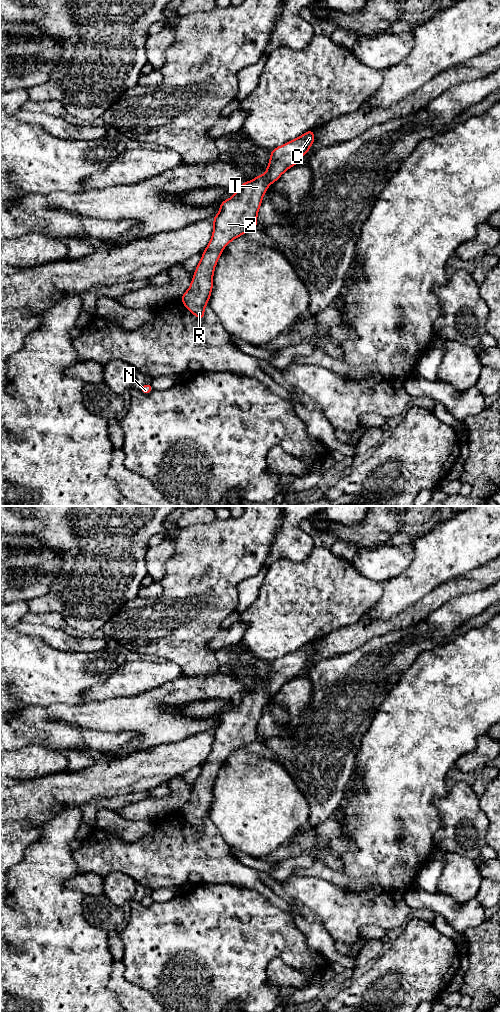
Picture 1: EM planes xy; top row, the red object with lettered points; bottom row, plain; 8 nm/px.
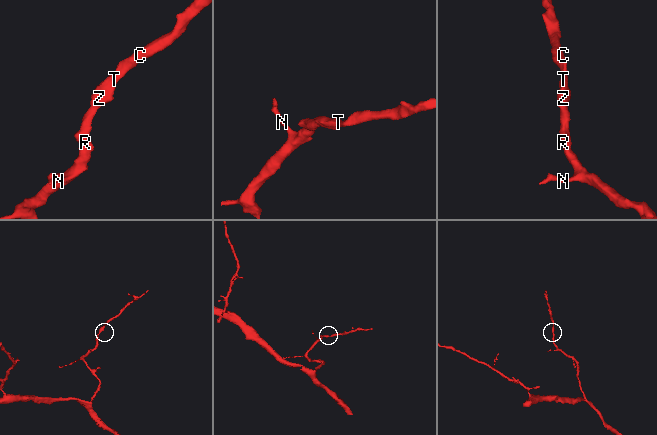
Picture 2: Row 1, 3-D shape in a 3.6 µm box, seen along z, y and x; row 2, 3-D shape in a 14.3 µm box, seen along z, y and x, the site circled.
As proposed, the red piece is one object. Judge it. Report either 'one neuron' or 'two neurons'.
one neuron

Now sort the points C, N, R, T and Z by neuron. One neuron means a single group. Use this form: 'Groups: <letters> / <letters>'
Groups: C N R T Z

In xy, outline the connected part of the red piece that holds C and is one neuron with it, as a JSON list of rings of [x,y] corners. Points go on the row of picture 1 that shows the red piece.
[[[311,129],[297,139],[273,149],[266,174],[244,182],[231,198],[220,204],[218,214],[212,219],[212,238],[203,251],[189,289],[180,298],[184,306],[199,320],[205,318],[204,308],[211,296],[214,269],[224,247],[257,227],[258,210],[268,186],[276,182],[290,167],[298,164],[314,141],[314,131]]]

